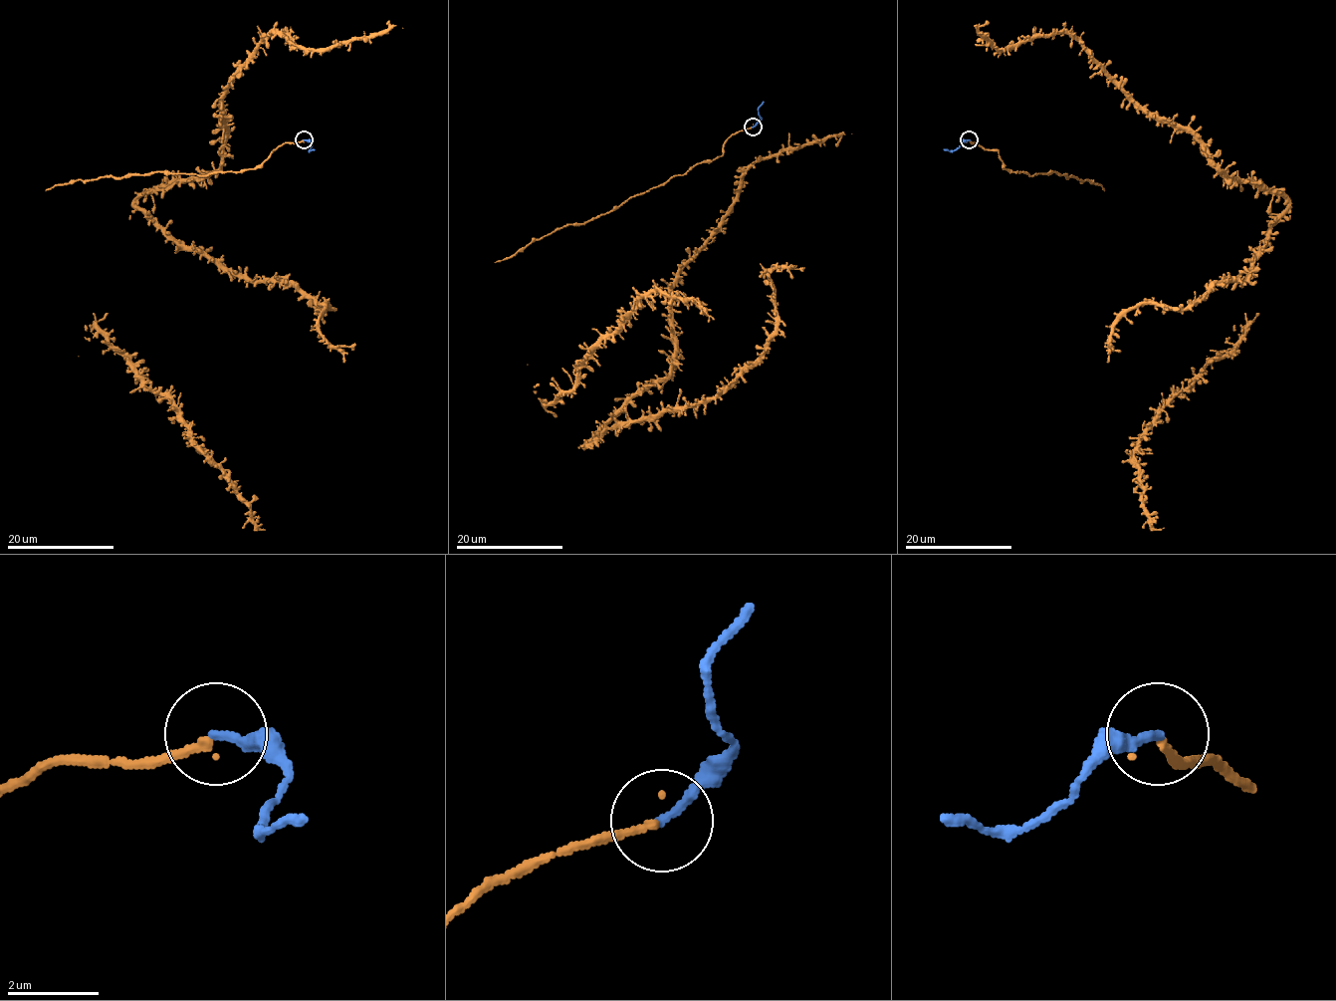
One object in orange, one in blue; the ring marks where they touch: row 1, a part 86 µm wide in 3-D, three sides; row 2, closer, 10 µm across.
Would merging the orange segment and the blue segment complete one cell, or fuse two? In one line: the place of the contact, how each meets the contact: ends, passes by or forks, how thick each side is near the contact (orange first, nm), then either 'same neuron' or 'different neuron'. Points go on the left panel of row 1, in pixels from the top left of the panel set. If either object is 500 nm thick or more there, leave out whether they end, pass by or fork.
at (304, 139); orange ends there; blue ends there; 170 nm thick on the orange side, 200 nm on the other; different neuron

